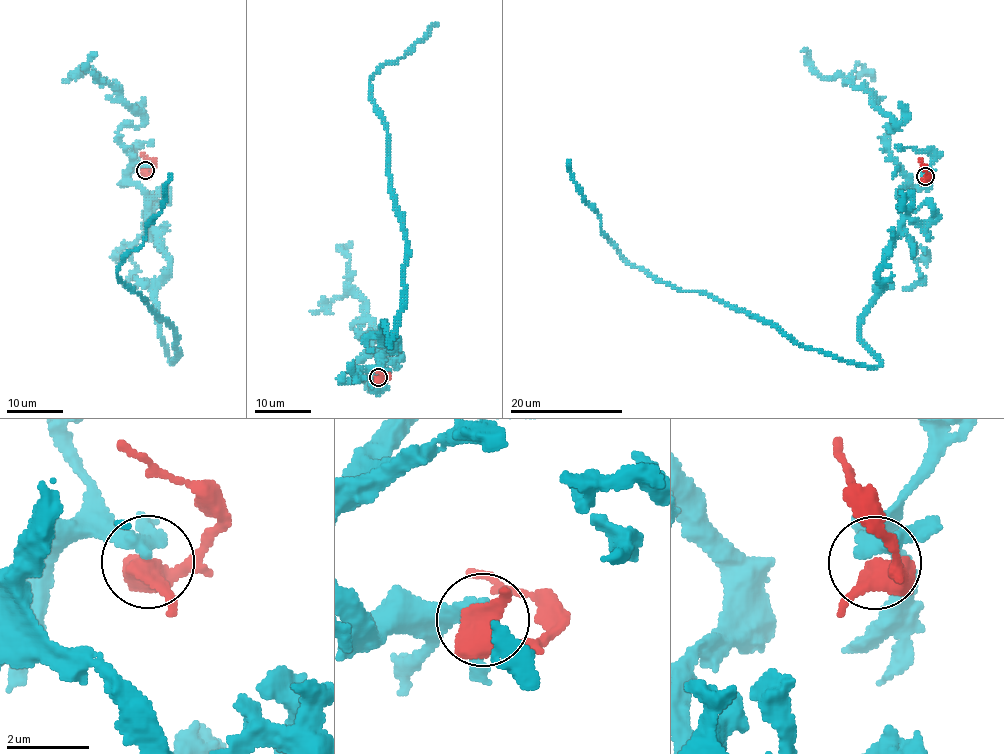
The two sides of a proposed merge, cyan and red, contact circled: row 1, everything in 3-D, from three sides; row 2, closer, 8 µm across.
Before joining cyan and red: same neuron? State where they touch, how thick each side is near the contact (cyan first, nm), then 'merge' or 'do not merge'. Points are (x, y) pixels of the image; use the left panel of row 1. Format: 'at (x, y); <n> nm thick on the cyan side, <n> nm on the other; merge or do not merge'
at (145, 170); 320 nm thick on the cyan side, 480 nm on the other; do not merge

